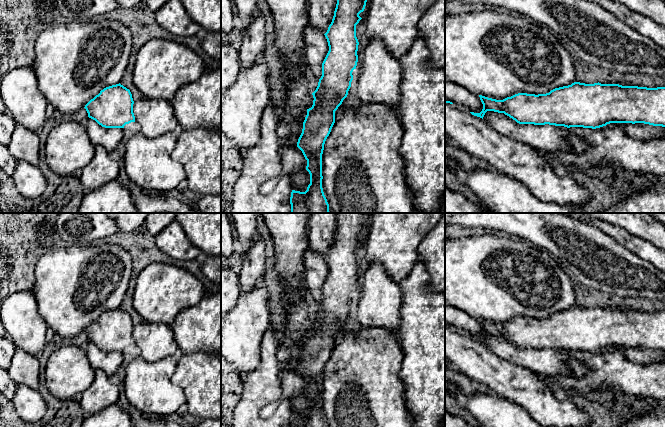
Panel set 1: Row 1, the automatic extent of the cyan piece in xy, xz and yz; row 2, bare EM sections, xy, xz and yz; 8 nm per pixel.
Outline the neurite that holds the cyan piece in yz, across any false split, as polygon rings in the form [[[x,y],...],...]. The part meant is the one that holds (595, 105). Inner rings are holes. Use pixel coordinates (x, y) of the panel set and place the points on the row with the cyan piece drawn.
[[[585,84],[555,88],[546,94],[518,93],[503,100],[479,95],[483,104],[480,113],[470,112],[483,119],[487,111],[504,113],[519,124],[555,125],[600,128],[610,123],[644,123],[665,127],[665,87],[647,88],[619,84]]]

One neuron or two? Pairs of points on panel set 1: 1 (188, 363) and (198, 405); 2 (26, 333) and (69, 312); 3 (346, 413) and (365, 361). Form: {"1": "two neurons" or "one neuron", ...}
{"1": "one neuron", "2": "two neurons", "3": "one neuron"}

